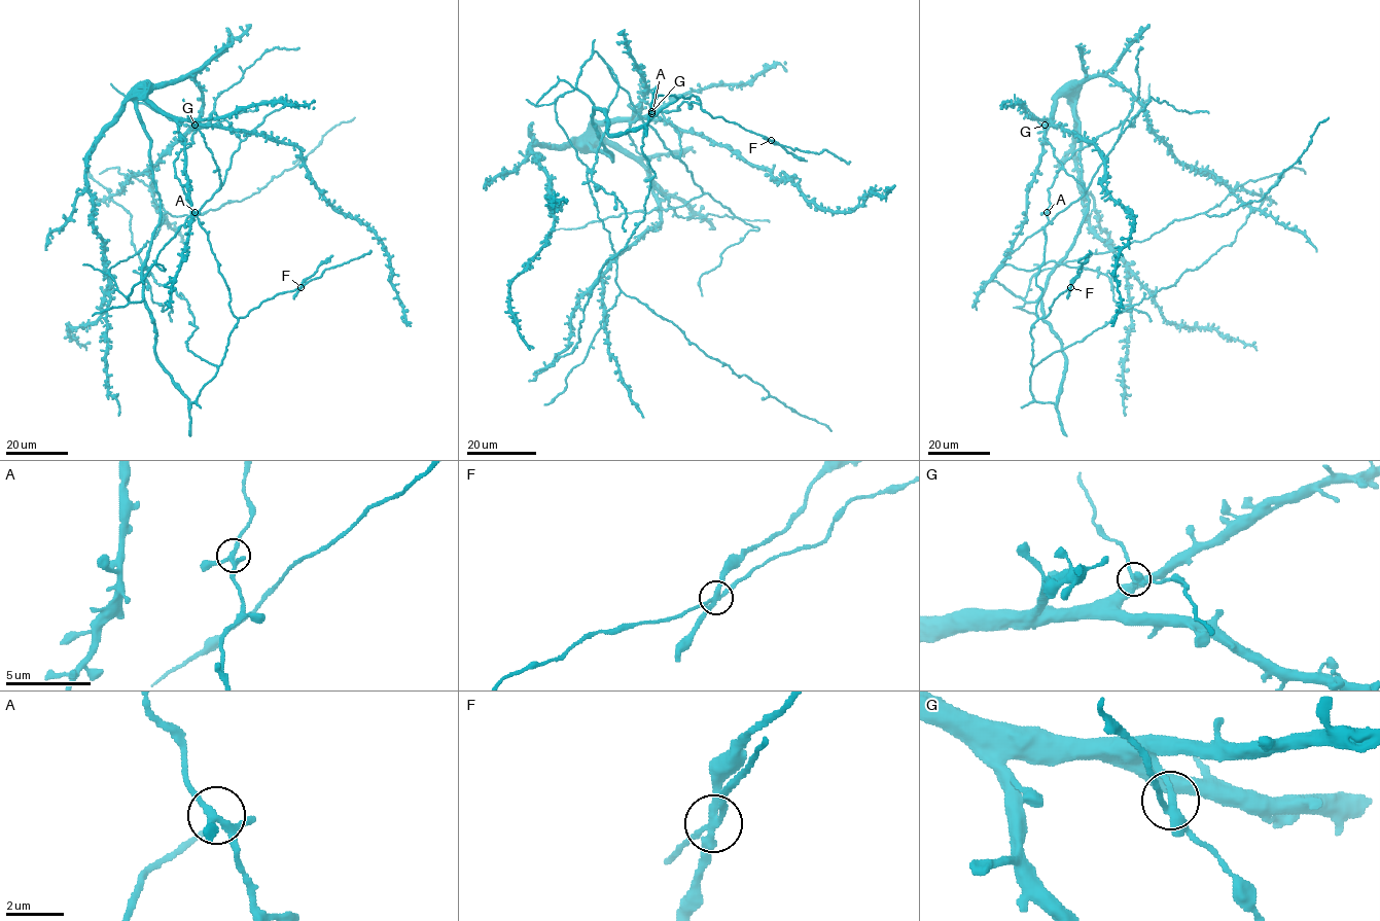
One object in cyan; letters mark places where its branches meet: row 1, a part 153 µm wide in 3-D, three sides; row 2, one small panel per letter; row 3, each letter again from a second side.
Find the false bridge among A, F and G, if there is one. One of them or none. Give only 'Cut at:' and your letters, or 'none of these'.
Cut at: F

